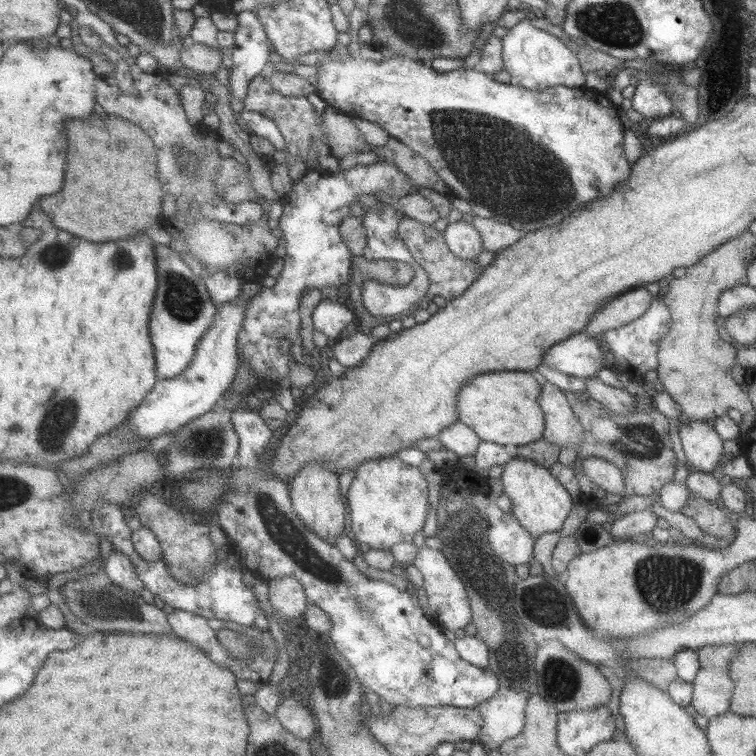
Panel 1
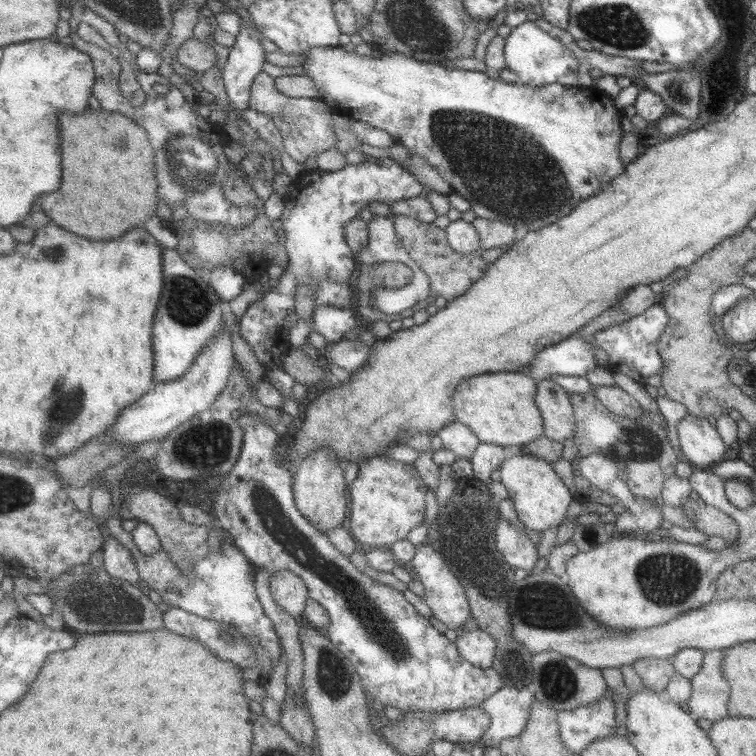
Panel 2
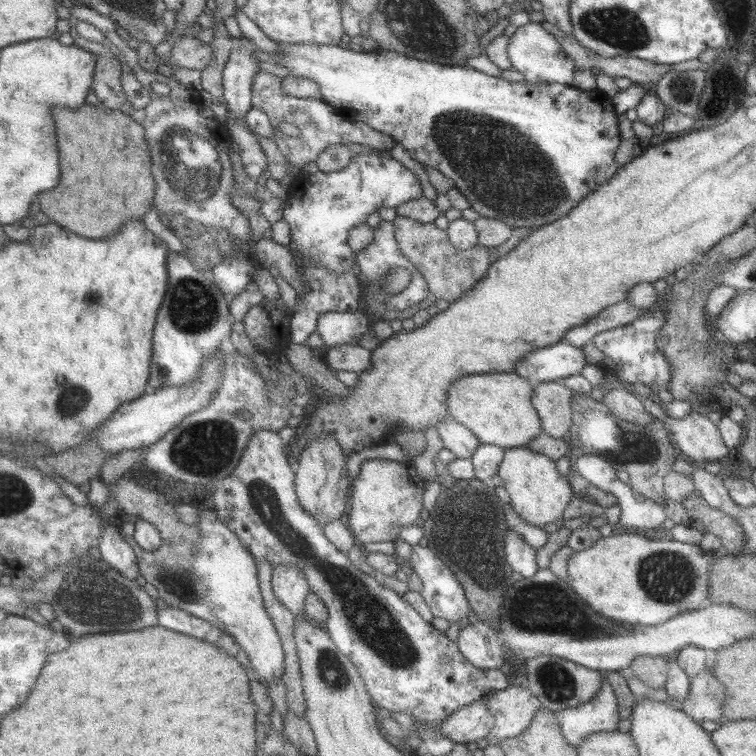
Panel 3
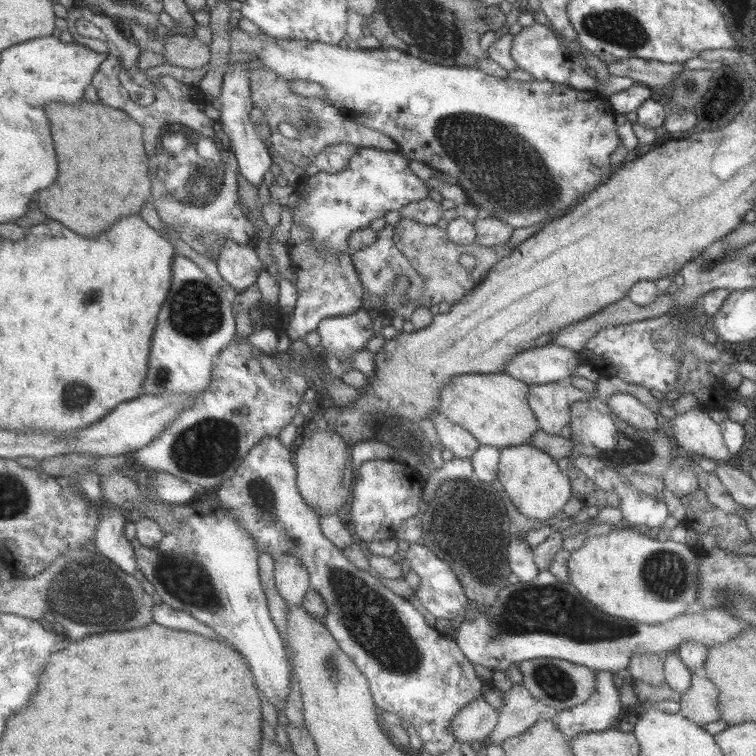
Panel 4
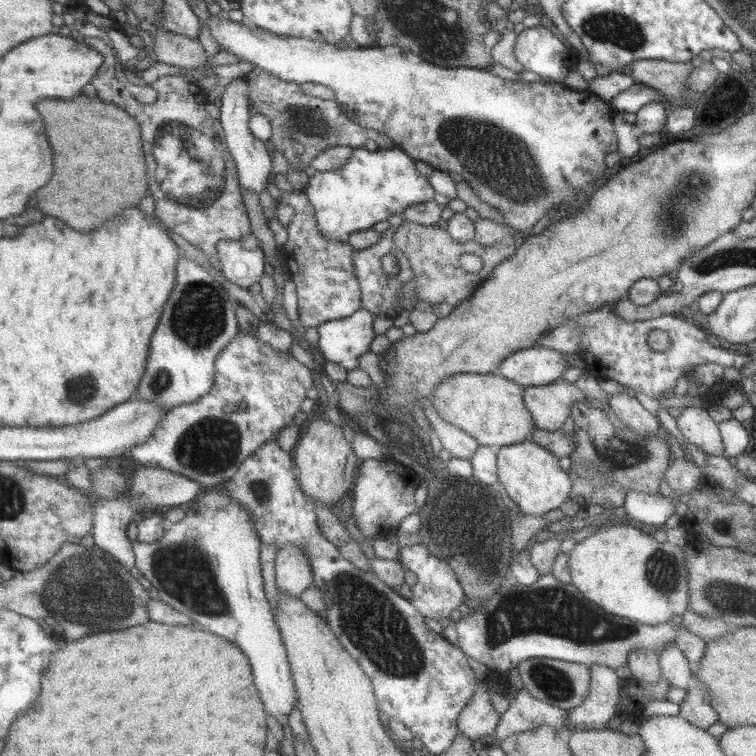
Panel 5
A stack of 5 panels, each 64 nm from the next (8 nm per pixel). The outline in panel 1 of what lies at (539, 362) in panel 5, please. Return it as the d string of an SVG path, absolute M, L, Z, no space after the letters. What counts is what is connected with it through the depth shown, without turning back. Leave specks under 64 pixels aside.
M585 332L573 334L559 344L553 344L541 358L541 364L559 370L567 376L591 380L603 364L605 348L601 346L599 338L591 338Z

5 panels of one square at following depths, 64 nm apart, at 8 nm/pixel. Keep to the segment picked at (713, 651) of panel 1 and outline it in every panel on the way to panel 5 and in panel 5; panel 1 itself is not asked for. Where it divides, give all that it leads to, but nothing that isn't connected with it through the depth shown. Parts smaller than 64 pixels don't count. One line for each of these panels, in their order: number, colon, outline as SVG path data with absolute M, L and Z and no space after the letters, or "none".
2: M709 650L705 652L705 658L703 658L703 664L701 664L701 670L691 678L691 698L687 704L689 712L693 712L697 718L705 718L705 720L711 720L711 722L717 722L717 720L723 720L727 716L727 702L729 702L729 684L723 676L723 670L721 670L721 664L723 664L723 658L725 658L725 652L723 650Z
3: M705 668L703 672L691 676L691 690L687 698L681 702L683 704L681 710L695 722L703 720L719 722L723 720L723 700L725 700L723 684L717 680L711 668Z
4: M697 668L691 674L691 686L681 696L679 714L699 726L721 720L721 712L717 708L719 692L721 690L707 678L707 672L703 668Z
5: M693 676L693 682L689 684L687 694L683 702L679 704L679 716L685 718L689 724L695 724L697 728L703 728L703 730L719 722L719 714L711 706L711 698L707 692L709 690L701 682L697 682L697 678Z

